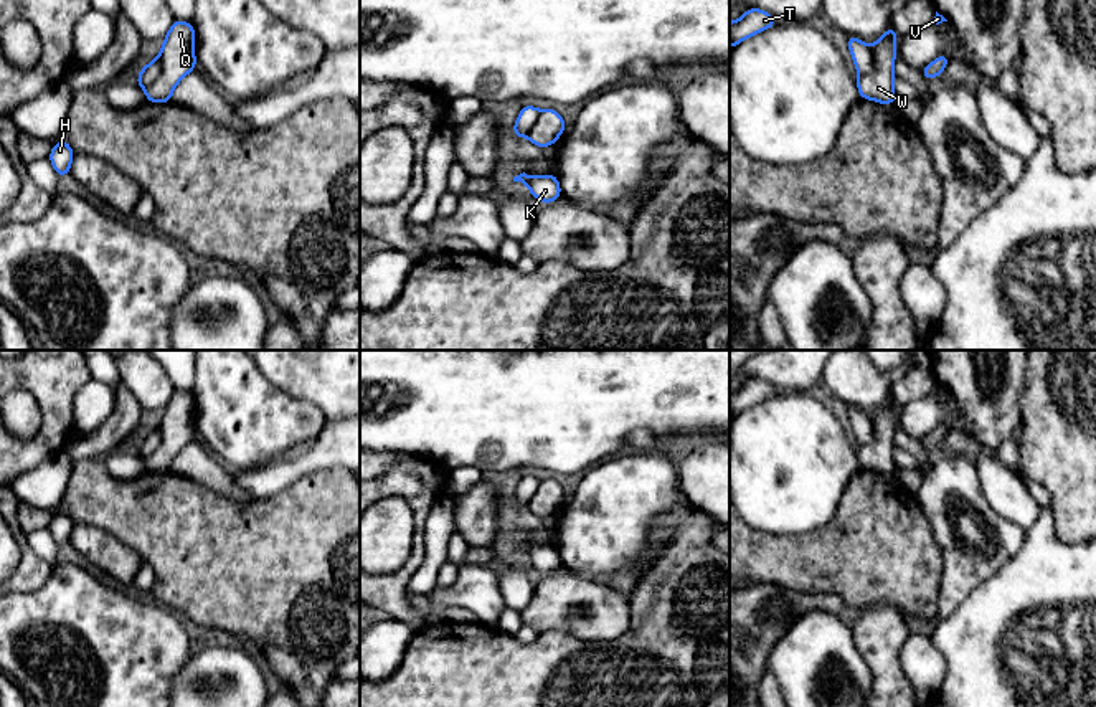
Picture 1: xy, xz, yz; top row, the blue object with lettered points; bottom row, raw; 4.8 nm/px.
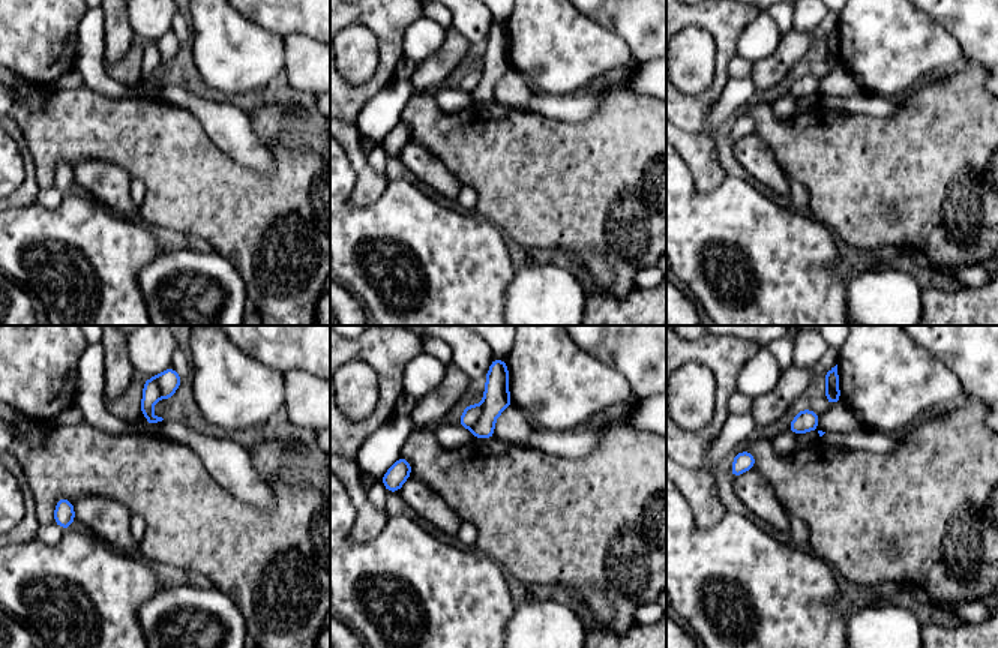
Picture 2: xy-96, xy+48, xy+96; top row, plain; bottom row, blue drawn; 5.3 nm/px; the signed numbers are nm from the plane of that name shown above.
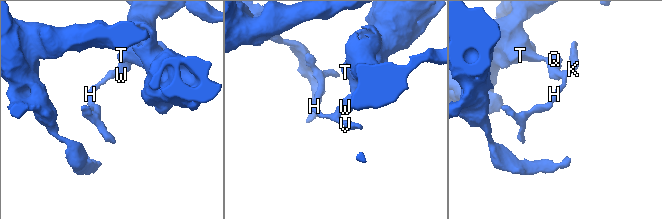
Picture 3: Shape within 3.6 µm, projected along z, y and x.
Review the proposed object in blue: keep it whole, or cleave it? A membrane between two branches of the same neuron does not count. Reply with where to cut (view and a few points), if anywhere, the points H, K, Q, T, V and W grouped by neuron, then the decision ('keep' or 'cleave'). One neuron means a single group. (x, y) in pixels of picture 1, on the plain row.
yz (870, 418), (872, 440), (859, 446) | H K V / Q T W | cleave

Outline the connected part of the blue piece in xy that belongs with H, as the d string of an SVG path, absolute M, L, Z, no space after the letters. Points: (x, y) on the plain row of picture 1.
M59 510L53 515L48 529L51 530L59 548L69 543L73 527L74 520L66 510Z

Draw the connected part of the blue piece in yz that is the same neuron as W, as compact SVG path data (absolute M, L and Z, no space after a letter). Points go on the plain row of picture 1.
M890 396L870 418L873 439L870 444L858 446L857 449L862 469L876 471L880 474L895 474L898 469L893 461L893 434L896 428L895 413L898 408L895 398Z

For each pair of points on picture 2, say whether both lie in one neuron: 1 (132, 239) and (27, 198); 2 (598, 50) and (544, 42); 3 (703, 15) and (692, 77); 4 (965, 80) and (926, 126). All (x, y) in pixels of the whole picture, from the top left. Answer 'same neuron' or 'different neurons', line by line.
1: different neurons
2: same neuron
3: different neurons
4: same neuron

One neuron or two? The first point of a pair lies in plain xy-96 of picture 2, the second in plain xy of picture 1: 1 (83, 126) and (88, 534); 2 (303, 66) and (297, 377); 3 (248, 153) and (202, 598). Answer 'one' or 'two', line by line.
1: two
2: two
3: two

